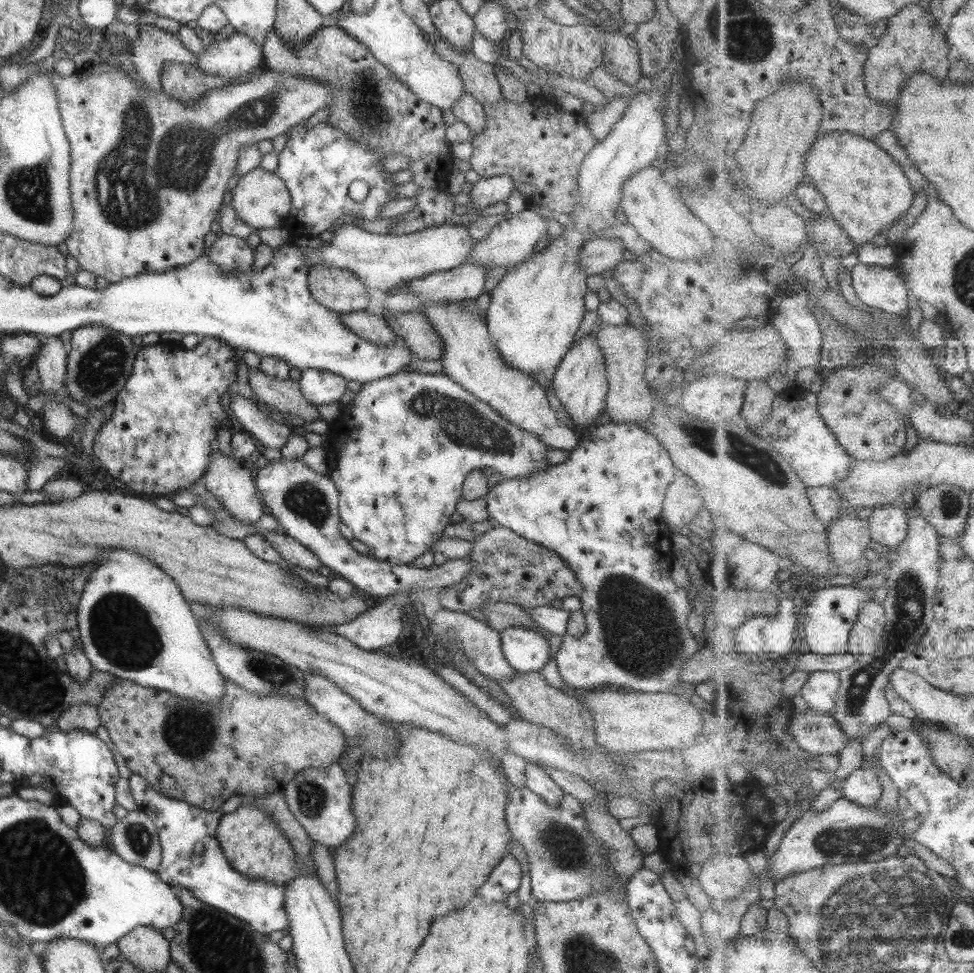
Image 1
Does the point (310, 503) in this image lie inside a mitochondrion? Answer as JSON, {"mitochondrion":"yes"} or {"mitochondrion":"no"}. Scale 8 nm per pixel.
{"mitochondrion":"yes"}

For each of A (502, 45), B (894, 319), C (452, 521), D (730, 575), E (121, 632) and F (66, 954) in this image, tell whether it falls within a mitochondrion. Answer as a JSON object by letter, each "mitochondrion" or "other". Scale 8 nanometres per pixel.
{"A":"other","B":"other","C":"other","D":"other","E":"mitochondrion","F":"other"}

